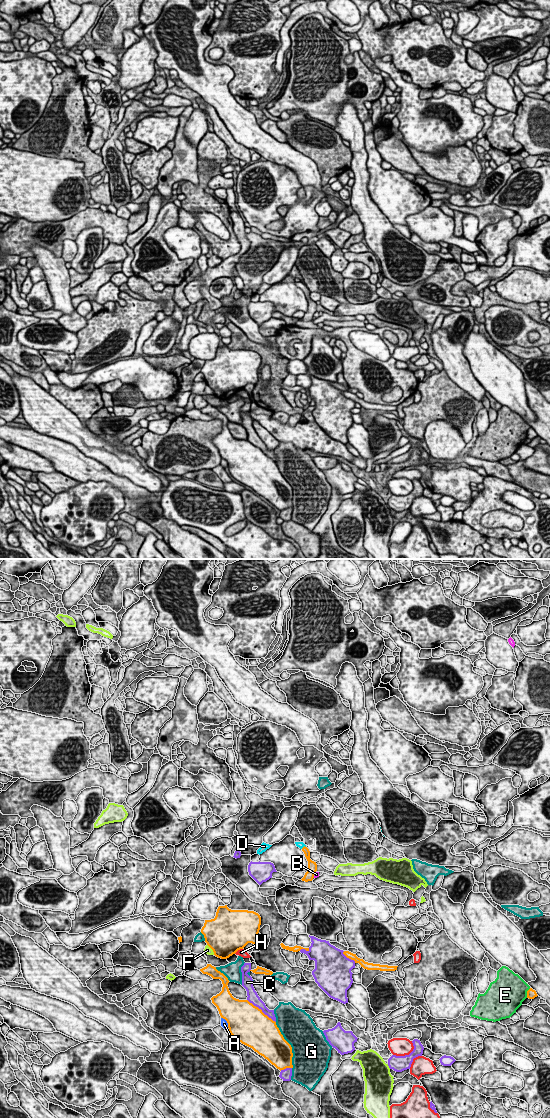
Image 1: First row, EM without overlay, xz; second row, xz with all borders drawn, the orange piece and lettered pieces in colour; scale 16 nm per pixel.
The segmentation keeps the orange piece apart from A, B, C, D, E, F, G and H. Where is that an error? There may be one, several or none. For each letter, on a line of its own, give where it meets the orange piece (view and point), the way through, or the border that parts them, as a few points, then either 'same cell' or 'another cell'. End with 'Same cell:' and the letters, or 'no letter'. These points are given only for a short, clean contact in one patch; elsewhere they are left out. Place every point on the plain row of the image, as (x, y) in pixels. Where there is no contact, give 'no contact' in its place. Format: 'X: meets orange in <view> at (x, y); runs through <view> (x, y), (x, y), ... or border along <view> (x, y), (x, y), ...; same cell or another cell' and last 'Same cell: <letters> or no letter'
A: meets orange in xz at (226, 460); another cell
B: meets orange in xz at (313, 314); another cell
C: meets orange in xz at (261, 450); another cell
D: meets orange in xz at (304, 286); runs through xz (306, 291), (304, 286), (299, 284); same cell
E: meets orange in xz at (527, 433); another cell
F: meets orange in xz at (211, 388); another cell
G: meets orange in xz at (290, 485); another cell
H: meets orange in xz at (238, 389); another cell
Same cell: D

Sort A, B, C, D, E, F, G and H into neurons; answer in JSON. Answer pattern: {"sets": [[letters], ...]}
{"sets": [["A"], ["B"], ["C"], ["D"], ["E"], ["F"], ["G"], ["H"]]}

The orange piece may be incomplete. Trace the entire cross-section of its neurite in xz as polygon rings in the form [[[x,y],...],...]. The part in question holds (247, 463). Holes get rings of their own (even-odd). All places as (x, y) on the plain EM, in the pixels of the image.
[[[207,404],[200,411],[222,421],[222,431],[211,440],[221,458],[227,461],[232,477],[252,488],[280,511],[293,508],[292,487],[284,479],[276,462],[248,440],[234,438],[227,426],[228,418],[216,407]]]

